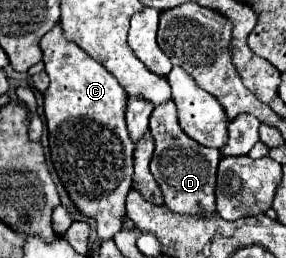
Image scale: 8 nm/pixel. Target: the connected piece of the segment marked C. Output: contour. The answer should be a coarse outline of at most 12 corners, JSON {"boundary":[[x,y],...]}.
{"boundary":[[57,24],[41,38],[53,166],[99,242],[133,176],[127,94]]}

